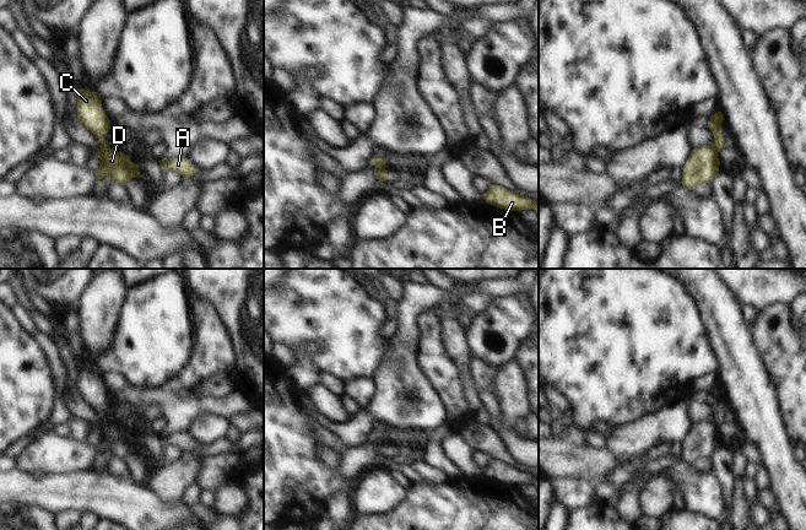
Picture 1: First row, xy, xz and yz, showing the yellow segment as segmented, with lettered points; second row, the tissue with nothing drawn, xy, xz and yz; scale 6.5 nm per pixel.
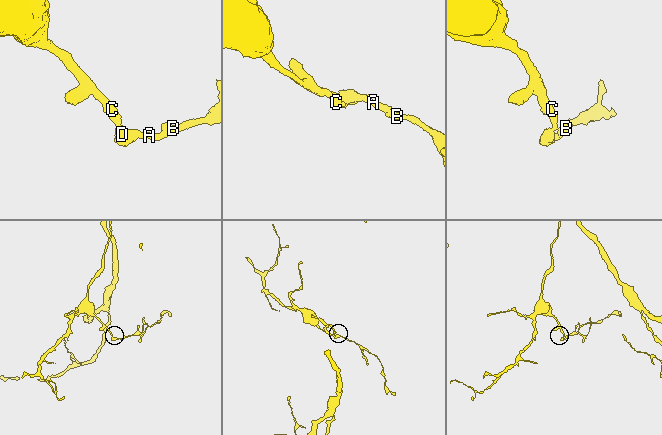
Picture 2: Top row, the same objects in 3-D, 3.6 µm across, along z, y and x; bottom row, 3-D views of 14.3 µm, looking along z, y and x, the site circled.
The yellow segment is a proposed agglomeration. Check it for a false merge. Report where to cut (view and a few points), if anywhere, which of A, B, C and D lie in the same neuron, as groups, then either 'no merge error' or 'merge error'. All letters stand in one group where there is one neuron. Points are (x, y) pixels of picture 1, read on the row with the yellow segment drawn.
cut xy (101, 146), (108, 147); groups A B D / C; merge error

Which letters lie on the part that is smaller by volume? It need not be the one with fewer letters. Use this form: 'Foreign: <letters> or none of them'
Foreign: A, B, D.

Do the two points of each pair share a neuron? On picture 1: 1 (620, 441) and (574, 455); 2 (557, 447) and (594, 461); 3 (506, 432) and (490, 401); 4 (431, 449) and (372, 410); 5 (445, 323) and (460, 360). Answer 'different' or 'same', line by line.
1: different
2: same
3: same
4: different
5: same

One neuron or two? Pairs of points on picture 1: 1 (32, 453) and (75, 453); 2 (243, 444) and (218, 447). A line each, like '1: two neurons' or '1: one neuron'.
1: one neuron
2: one neuron

